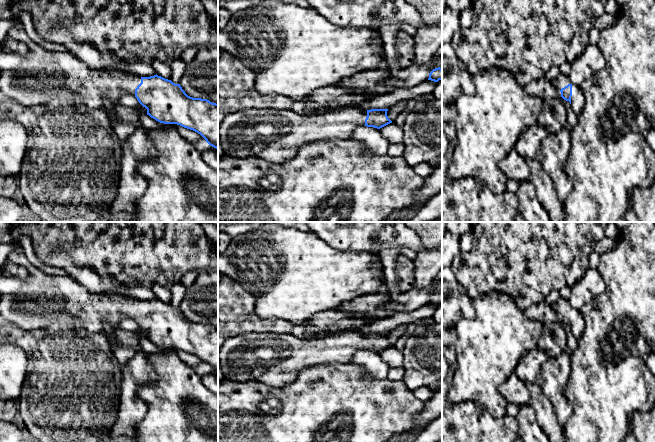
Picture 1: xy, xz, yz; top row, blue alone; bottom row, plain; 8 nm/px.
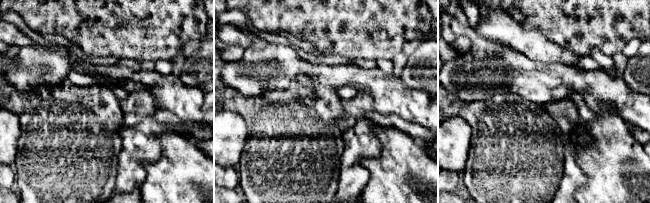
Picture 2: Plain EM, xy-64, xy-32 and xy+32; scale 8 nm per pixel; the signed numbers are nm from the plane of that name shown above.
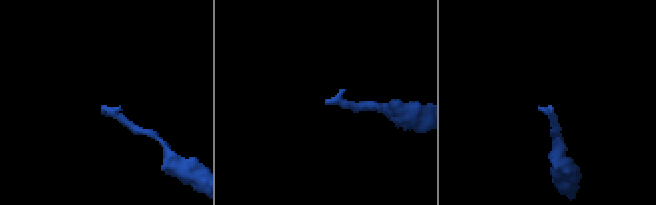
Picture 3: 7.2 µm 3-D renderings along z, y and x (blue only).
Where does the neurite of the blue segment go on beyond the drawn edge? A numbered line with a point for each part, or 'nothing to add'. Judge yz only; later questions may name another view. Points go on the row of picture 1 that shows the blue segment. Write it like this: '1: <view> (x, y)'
1: yz (577, 99)

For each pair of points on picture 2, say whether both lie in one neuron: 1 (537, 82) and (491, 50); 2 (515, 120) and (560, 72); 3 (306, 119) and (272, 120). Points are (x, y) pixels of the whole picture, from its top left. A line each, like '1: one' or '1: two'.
1: one
2: two
3: one

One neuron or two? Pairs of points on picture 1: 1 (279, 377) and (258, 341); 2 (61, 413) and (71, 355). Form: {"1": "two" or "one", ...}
{"1": "one", "2": "one"}

